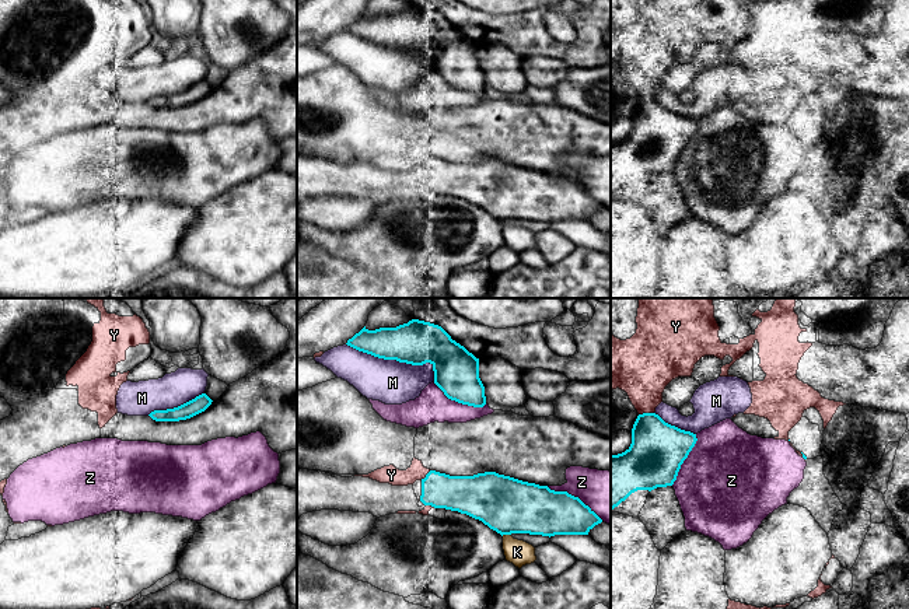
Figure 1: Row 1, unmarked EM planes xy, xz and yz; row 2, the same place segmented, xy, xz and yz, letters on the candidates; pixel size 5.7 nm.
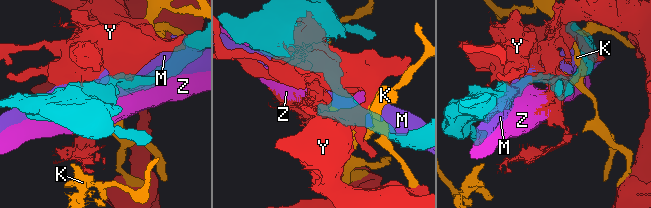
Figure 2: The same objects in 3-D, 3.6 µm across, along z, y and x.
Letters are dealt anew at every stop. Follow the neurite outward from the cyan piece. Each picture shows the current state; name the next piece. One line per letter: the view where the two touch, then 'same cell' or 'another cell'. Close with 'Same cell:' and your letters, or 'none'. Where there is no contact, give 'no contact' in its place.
K: meets cyan in xz; another cell
M: meets cyan in xz; another cell
Y: meets cyan in yz; another cell
Z: meets cyan in xz; another cell
Same cell: none

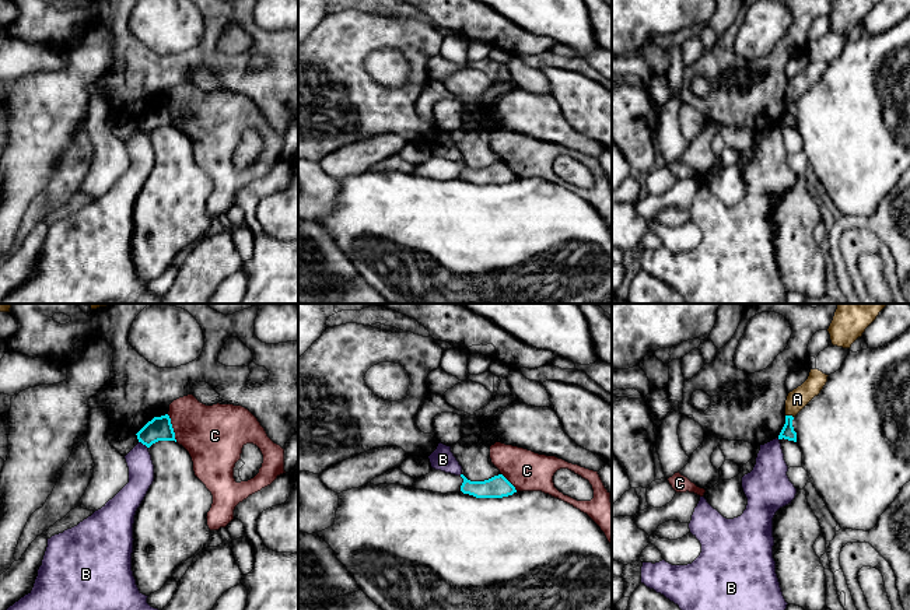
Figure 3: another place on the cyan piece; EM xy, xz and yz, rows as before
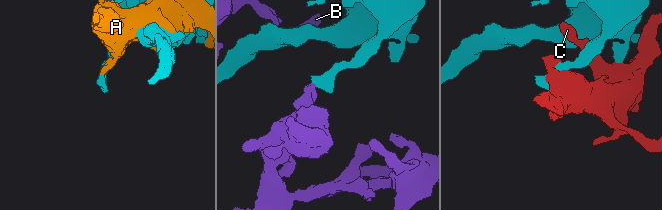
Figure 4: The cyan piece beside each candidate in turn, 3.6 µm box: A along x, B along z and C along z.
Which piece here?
A: meets cyan in yz; another cell
B: meets cyan in xy; another cell
C: meets cyan in xy; another cell
Same cell: none

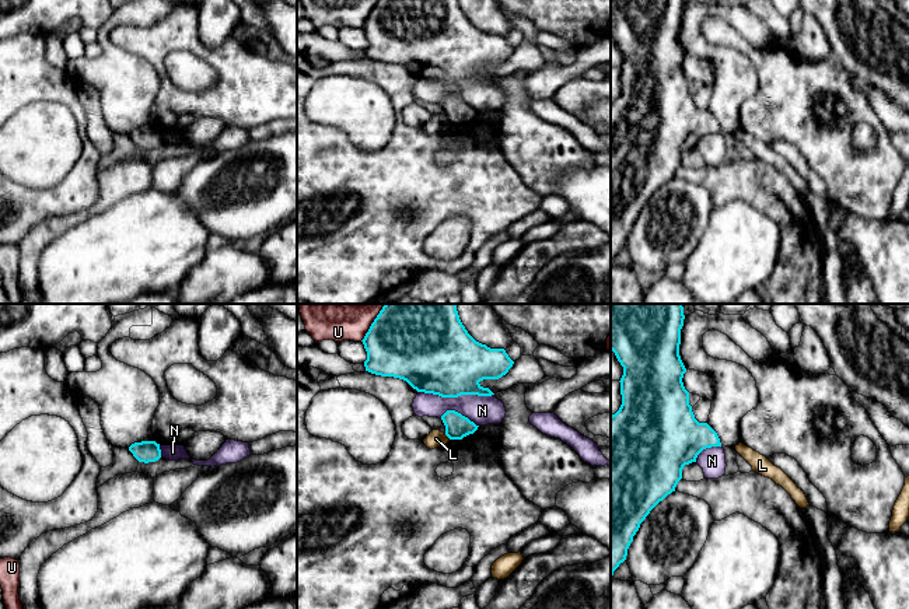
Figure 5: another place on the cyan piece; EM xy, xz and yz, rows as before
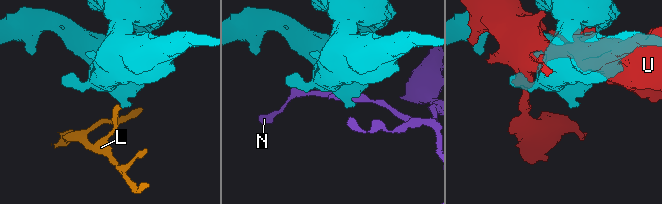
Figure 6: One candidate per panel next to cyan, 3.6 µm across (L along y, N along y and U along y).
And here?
L: meets cyan in xz; another cell
N: meets cyan in xz; another cell
U: meets cyan in xz; another cell
Same cell: none

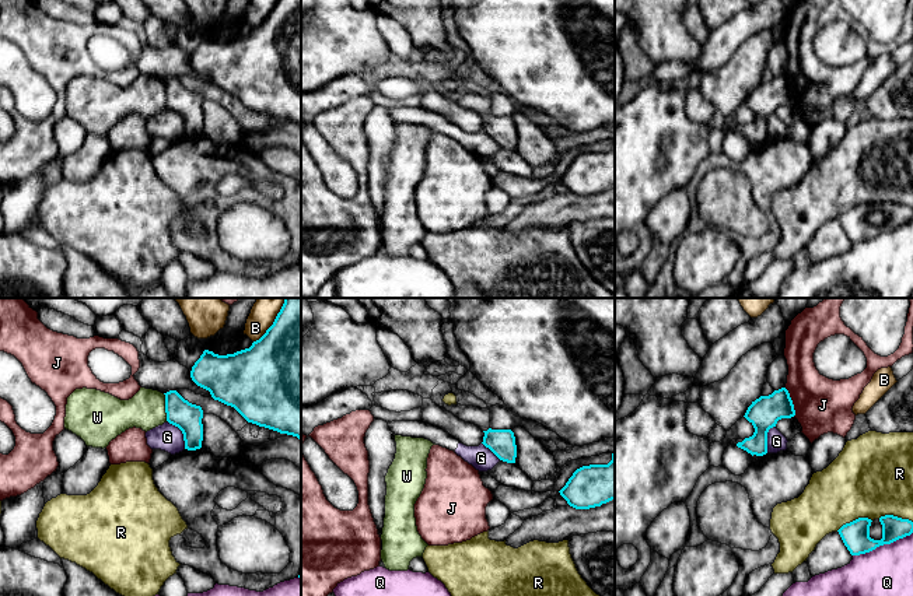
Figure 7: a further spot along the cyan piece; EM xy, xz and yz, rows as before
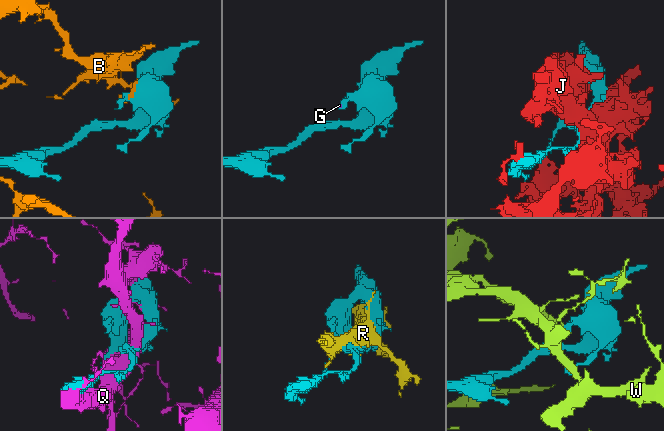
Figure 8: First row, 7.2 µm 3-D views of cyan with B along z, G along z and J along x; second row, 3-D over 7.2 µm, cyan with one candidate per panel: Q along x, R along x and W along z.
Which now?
B: meets cyan in xy; another cell
G: meets cyan in xy; same cell
J: meets cyan in yz; another cell
Q: meets cyan in yz; another cell
R: meets cyan in yz; another cell
W: meets cyan in xy; another cell
Same cell: G

